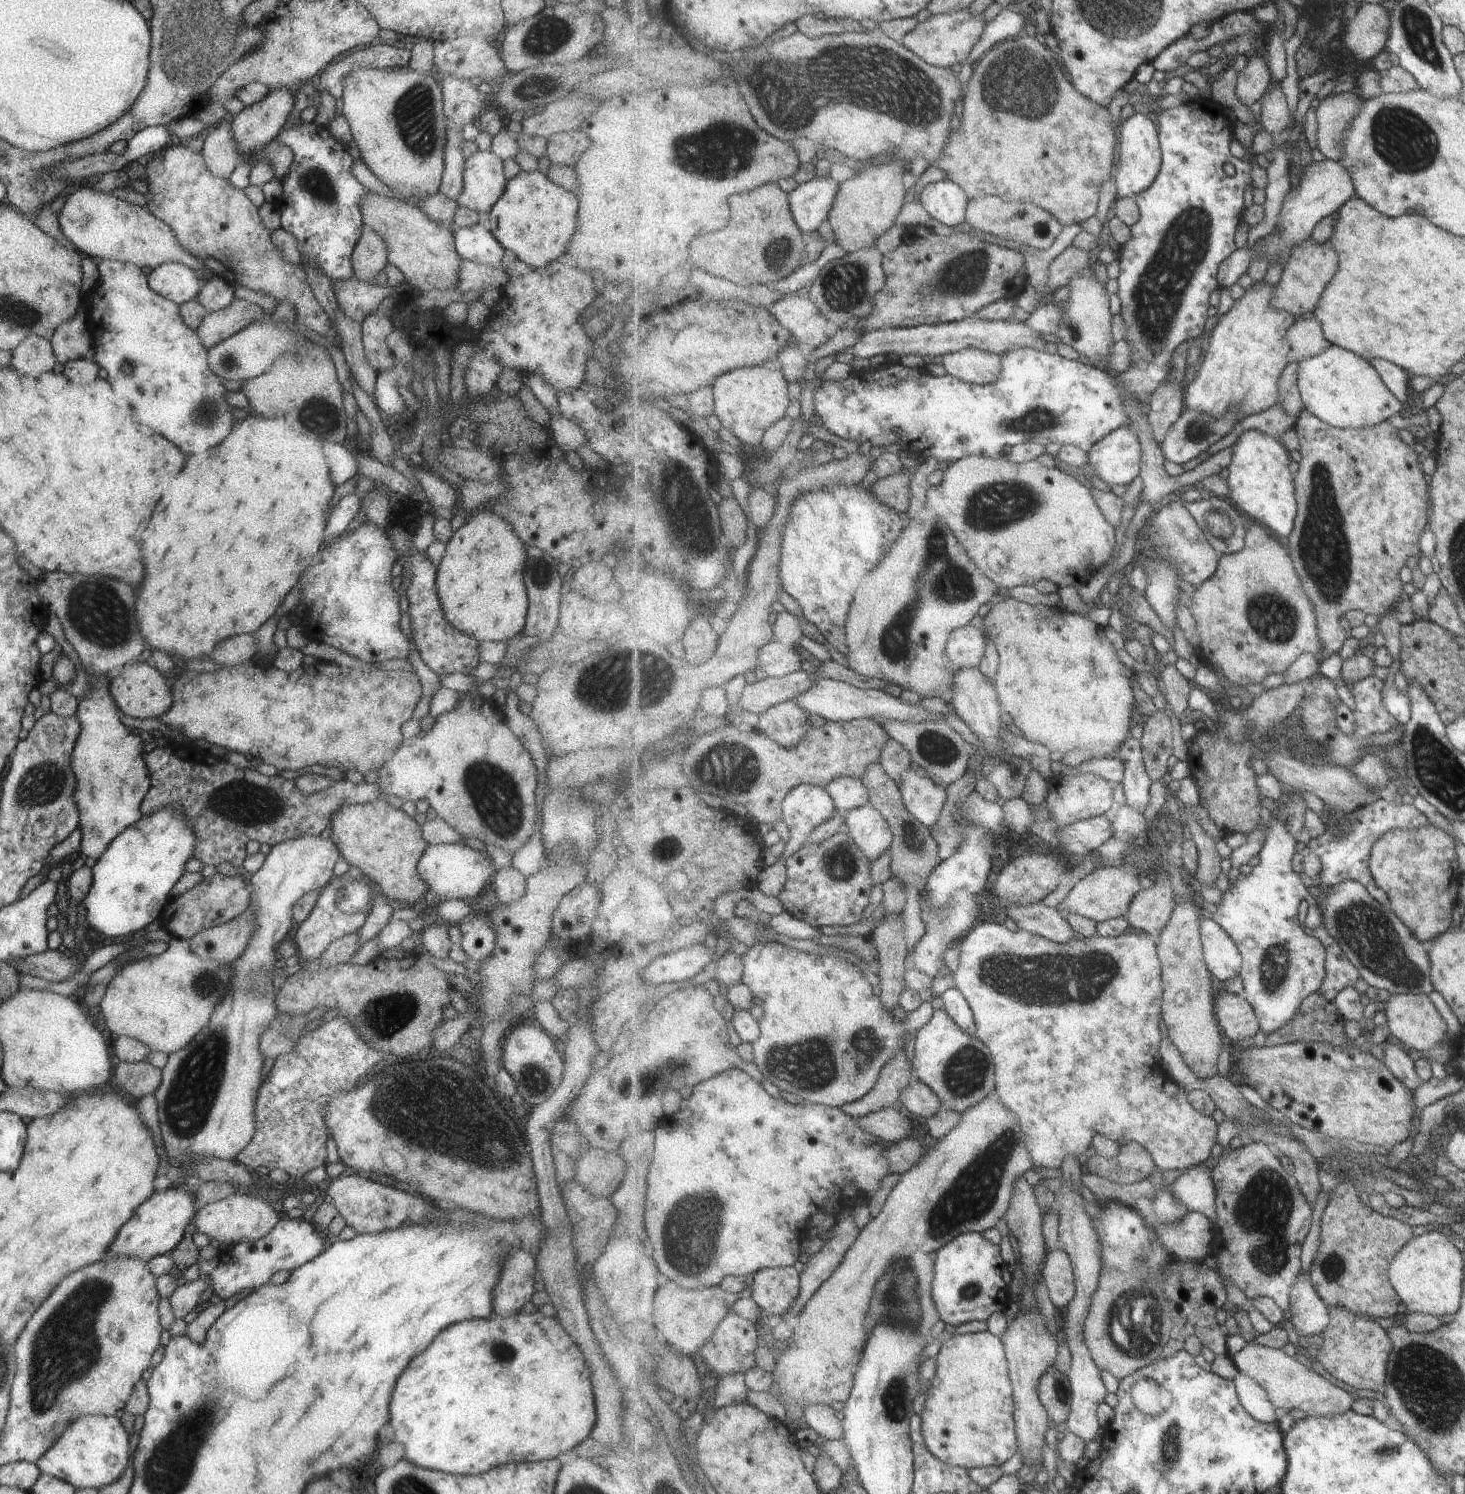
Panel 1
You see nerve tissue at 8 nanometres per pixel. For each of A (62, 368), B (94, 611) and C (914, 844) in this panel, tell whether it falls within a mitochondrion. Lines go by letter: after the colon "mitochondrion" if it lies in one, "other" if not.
A: other
B: mitochondrion
C: mitochondrion

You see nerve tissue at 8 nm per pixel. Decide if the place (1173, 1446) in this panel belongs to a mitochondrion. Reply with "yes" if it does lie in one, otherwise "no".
yes

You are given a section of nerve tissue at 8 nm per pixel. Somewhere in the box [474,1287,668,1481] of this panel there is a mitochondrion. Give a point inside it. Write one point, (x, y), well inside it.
(503, 1352)

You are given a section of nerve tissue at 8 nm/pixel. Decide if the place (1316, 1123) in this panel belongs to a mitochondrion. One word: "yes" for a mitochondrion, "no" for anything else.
no

